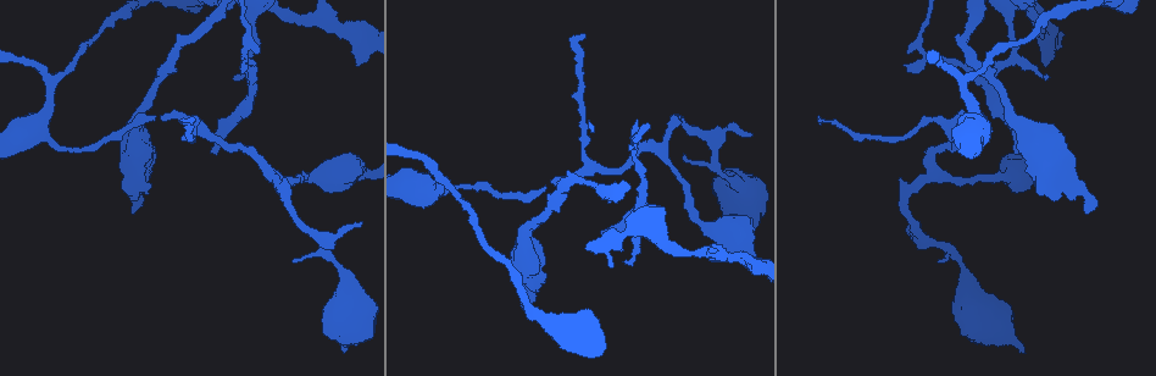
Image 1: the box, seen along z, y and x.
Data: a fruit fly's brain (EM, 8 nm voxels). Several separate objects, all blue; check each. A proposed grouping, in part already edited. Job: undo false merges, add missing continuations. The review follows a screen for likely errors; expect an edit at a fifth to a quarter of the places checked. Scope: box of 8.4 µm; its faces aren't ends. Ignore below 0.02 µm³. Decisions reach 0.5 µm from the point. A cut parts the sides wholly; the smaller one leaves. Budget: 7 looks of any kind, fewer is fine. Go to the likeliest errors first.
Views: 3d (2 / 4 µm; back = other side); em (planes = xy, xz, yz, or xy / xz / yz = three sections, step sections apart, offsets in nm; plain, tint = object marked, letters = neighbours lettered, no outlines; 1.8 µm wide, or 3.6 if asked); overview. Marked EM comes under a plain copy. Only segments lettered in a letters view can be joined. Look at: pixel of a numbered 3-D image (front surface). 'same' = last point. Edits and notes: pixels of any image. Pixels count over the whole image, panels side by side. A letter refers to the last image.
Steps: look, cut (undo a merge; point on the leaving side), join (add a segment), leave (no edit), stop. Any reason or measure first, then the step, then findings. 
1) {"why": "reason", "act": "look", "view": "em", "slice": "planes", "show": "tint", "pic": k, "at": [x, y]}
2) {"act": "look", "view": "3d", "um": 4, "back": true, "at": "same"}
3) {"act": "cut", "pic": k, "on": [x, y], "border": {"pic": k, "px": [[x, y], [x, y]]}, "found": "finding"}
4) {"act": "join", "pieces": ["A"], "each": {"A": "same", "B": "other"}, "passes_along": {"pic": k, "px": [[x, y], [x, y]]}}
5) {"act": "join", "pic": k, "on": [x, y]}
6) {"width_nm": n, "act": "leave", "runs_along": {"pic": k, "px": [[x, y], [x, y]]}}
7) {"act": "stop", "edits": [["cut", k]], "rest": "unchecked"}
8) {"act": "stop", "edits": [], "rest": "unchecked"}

{"act": "look", "view": "em", "slice": "planes", "show": "letters", "pic": 1, "at": [155, 117]}

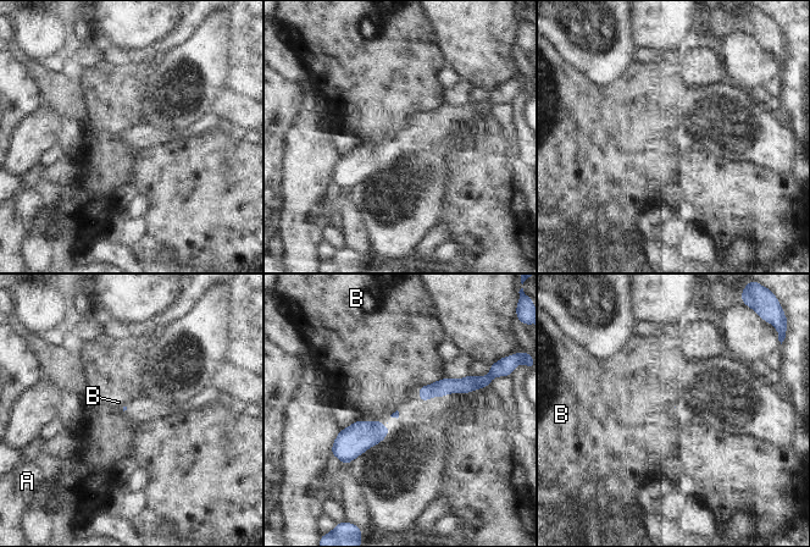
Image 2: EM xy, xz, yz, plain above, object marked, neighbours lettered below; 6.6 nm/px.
{"act": "leave", "each": {"A": "other", "B": "other"}, "found": "none of them fits"}

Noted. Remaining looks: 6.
{"why": "an open end", "act": "look", "view": "3d", "um": 4, "pic": 1, "at": [213, 153]}

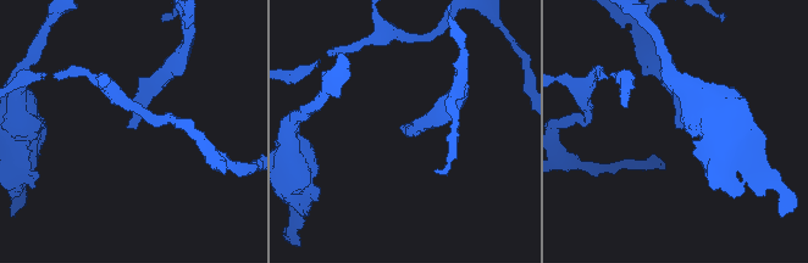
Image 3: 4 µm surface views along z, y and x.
{"why": "shape alone is not enough", "act": "look", "view": "em", "slice": "planes", "show": "letters", "pic": 3, "at": [133, 126]}

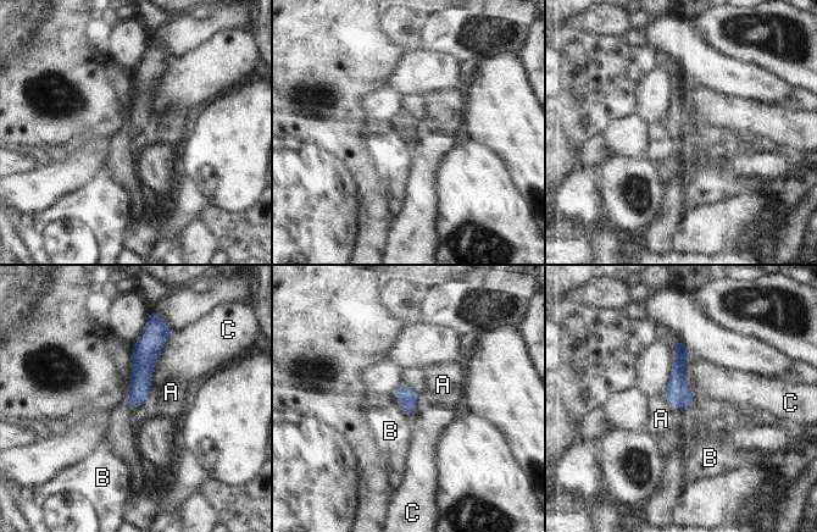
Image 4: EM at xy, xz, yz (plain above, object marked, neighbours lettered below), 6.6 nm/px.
{"longest_contact_nm": ["C", 400], "act": "leave", "each": {"A": "other", "B": "other", "C": "other"}, "border": {"pic": 4, "px": [[400, 408], [409, 413]]}, "found": "none of them fits"}

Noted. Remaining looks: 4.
{"why": "thin end", "act": "look", "view": "3d", "um": 2, "pic": 1, "at": [1042, 73]}

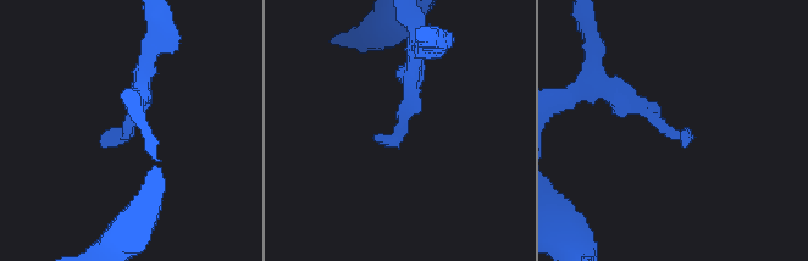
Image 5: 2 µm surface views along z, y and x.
{"why": "now the EM", "act": "look", "view": "em", "slice": "yz", "step": 16, "show": "tint", "pic": 5, "at": [684, 133]}

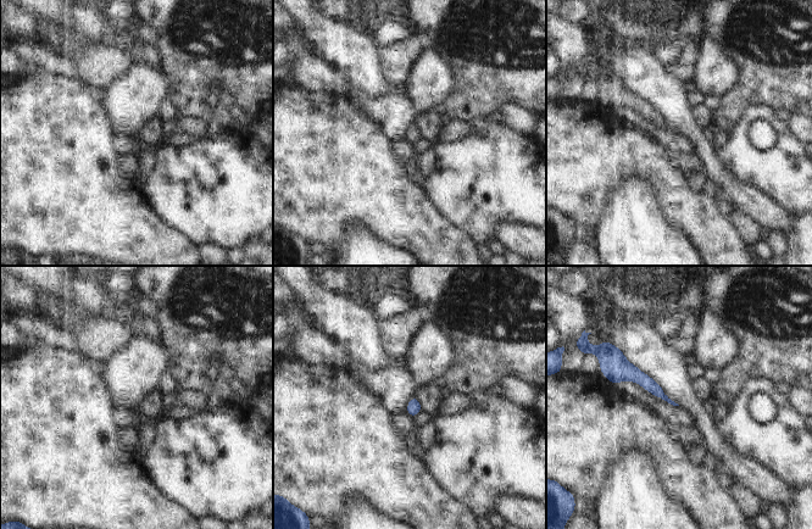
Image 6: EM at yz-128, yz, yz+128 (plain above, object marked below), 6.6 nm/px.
{"why": "see the neighbours", "act": "look", "view": "em", "slice": "yz", "step": 16, "show": "letters", "at": "same"}

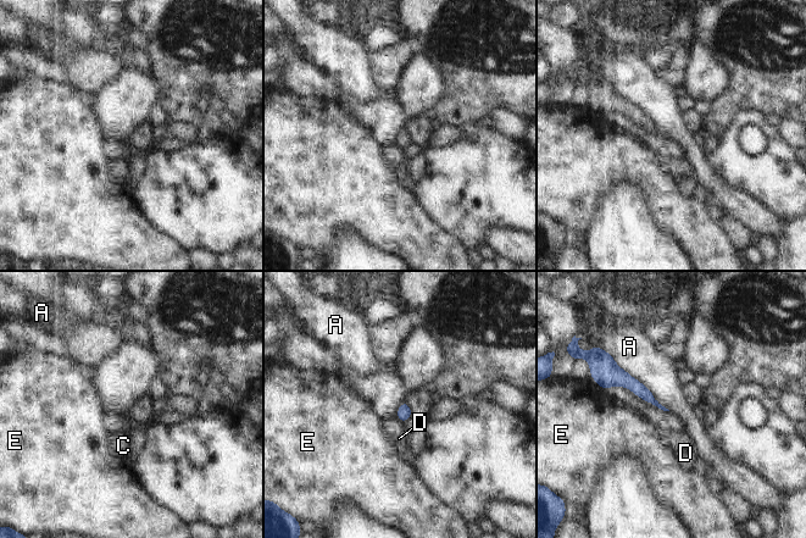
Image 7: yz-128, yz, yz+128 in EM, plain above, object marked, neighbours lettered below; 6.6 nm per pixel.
{"act": "leave", "each": {"A": "other", "C": "other", "D": "other", "E": "other"}, "runs_along": {"pic": 7, "px": [[613, 371], [652, 400]]}, "found": "no lettered segment goes on from it"}

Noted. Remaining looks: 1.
{"act": "stop", "edits": [], "rest": "unchecked"}

